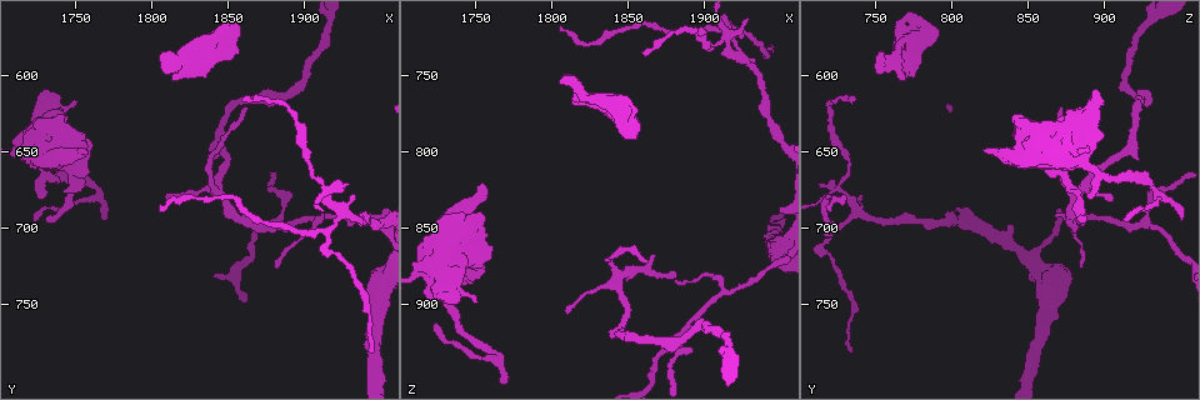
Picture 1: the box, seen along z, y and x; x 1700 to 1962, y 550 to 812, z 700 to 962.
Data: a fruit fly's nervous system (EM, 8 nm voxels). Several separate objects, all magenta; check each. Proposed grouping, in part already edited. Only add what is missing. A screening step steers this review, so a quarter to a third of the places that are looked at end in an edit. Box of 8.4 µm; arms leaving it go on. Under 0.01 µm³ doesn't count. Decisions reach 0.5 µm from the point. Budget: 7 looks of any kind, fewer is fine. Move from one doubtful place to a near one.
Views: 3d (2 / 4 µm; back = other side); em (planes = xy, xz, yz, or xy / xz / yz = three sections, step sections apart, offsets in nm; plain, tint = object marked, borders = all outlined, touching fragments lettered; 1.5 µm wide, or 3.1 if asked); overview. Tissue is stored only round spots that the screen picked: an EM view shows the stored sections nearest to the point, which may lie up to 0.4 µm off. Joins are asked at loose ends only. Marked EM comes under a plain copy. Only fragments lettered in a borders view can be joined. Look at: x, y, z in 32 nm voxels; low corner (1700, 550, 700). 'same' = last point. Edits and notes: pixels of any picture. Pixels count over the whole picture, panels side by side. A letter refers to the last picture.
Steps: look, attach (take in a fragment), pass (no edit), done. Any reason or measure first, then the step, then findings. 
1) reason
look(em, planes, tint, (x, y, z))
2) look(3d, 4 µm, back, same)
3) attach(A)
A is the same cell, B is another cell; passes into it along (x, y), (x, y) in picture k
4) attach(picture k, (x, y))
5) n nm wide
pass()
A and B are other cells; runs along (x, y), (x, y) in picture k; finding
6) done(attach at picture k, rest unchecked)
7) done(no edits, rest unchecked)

thin end
look(em, xz, step 4, borders, (1862, 620, 870))

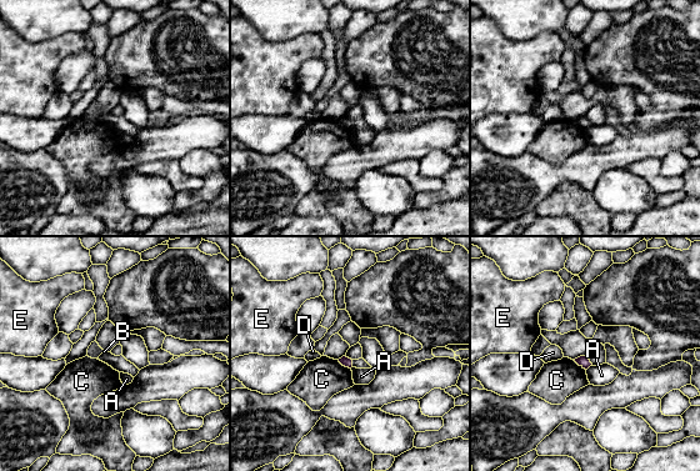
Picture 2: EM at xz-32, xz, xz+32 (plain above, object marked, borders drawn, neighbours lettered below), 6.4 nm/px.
another direction
look(em, xy, step 4, borders, same)

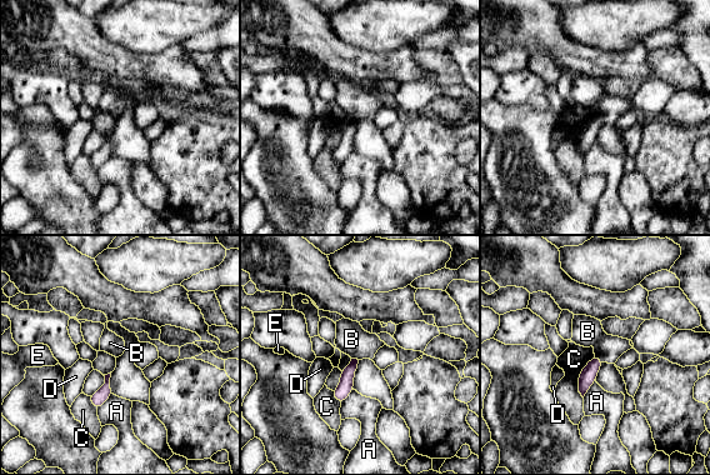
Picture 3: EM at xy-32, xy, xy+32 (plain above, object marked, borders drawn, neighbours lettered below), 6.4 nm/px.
pass()
A, B, C, D and E are other cells; none of them fits

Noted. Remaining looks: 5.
free end
look(em, planes, borders, (1754, 648, 820))

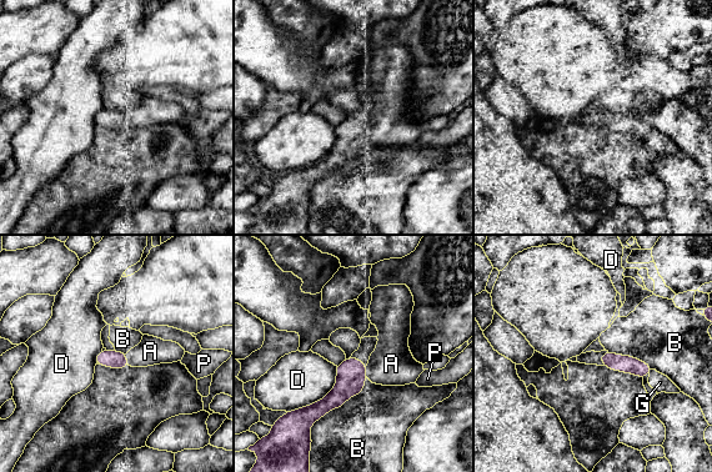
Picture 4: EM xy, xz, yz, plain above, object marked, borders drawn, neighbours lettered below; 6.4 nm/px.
attach(picture 4, (391, 363))
A is the same cell, B, D, G and P are other cells; it goes on there

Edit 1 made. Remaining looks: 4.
free end
look(em, planes, borders, (1860, 618, 734))

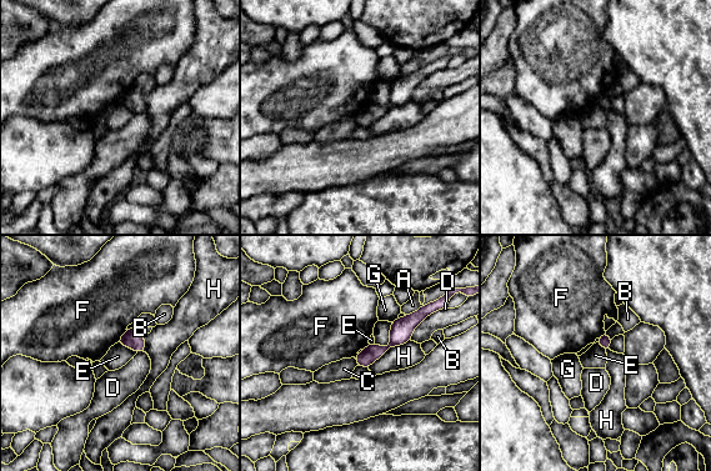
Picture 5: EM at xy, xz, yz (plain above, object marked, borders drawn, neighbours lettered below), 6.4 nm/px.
H touches over 340 nm
pass()
A, B, C, D, E, F, G and H are other cells; no lettered fragment goes on from it

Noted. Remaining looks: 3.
done(attach at picture 4, rest unchecked)

